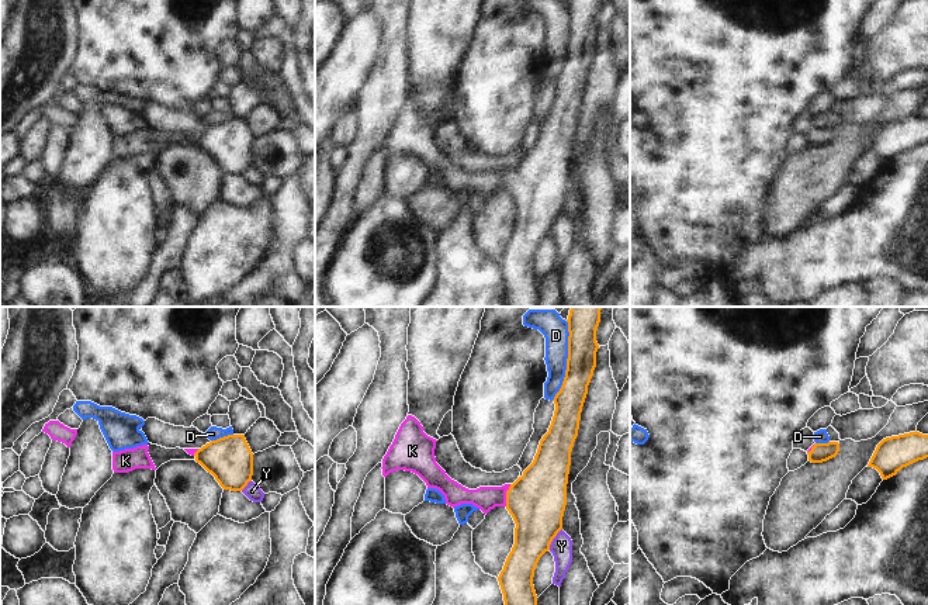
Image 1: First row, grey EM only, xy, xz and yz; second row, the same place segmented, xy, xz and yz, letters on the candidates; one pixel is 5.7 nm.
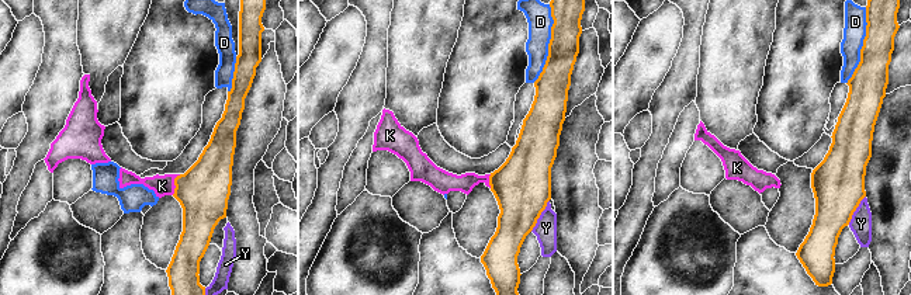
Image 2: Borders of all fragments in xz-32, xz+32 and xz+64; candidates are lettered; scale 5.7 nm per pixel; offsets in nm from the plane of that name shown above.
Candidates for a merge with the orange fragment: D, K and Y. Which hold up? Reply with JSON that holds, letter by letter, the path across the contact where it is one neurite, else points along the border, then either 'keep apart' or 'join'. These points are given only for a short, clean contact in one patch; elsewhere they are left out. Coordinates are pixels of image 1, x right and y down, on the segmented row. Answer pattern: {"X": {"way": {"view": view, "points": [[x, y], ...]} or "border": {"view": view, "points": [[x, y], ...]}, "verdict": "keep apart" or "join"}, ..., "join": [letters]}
{"D": {"verdict": "keep apart"}, "K": {"way": {"view": "xz", "points": [[536, 501], [506, 495], [485, 498]]}, "verdict": "join"}, "Y": {"verdict": "keep apart"}, "join": ["K"]}

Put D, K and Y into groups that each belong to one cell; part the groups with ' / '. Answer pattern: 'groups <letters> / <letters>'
groups D / K / Y

